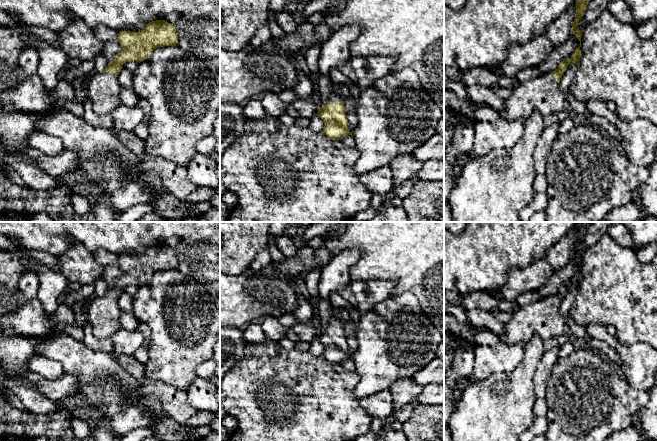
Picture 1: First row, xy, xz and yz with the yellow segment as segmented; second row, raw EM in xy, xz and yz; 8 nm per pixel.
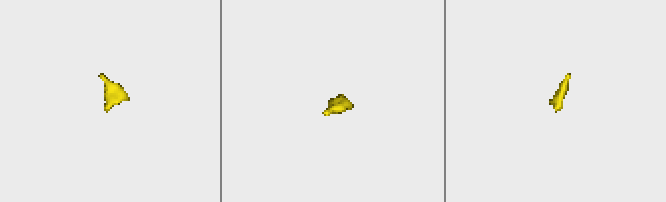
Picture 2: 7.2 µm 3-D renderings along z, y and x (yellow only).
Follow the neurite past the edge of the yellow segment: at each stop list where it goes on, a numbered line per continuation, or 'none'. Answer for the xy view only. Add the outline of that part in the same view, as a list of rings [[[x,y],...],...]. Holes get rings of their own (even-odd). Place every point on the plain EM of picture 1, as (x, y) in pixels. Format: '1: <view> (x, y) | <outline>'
1: xy (103, 313) | [[[94,296],[87,305],[87,320],[93,335],[99,339],[115,335],[122,328],[119,320],[121,312],[114,297]]]

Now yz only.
1: yz (541, 317) | [[[552,296],[540,298],[513,311],[505,332],[497,334],[501,342],[509,345],[527,343],[535,334],[543,340],[564,336],[569,314],[561,315]]]

